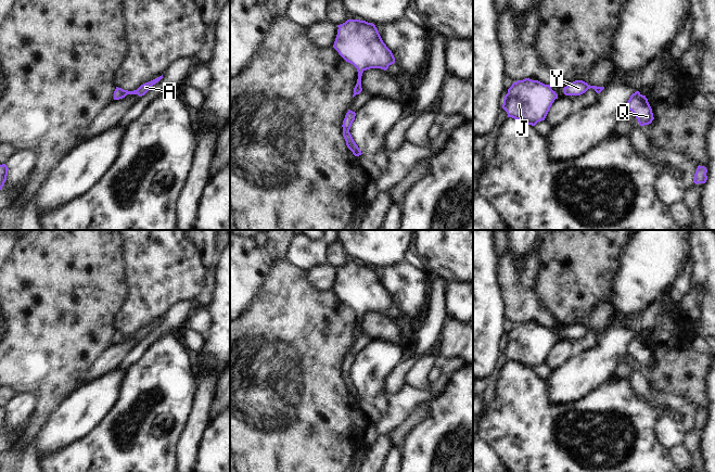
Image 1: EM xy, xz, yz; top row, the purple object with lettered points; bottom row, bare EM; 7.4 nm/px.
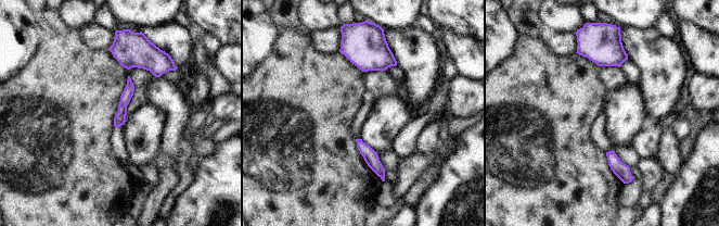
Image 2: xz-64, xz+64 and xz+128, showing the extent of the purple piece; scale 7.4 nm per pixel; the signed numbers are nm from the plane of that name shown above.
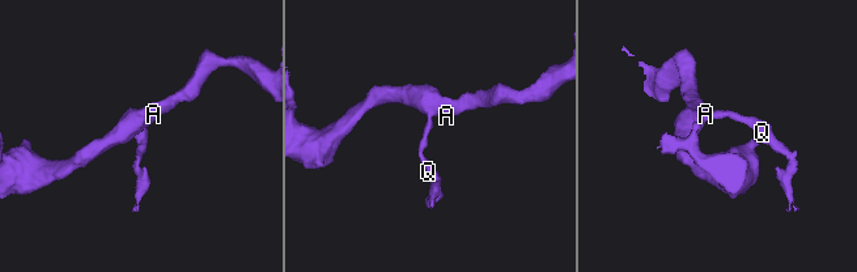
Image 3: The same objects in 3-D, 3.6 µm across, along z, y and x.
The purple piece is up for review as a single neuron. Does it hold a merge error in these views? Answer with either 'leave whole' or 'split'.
leave whole

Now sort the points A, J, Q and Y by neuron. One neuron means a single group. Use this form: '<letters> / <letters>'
A J Q Y

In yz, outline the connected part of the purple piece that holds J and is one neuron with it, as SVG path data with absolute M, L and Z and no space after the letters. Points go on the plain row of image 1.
M525 321L513 326L505 339L502 352L508 360L535 369L545 363L558 337L550 328Z

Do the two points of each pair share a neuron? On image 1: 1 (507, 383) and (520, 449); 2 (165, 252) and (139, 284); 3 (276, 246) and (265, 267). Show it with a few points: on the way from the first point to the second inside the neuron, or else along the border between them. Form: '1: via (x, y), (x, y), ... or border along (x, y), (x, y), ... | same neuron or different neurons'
1: via (520, 399), (520, 433) | same neuron
2: via (162, 259), (147, 277) | same neuron
3: border along (263, 246), (267, 258), (271, 263) | different neurons

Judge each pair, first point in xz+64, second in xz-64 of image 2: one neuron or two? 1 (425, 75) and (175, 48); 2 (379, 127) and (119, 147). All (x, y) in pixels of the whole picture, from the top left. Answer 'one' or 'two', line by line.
1: one
2: two

